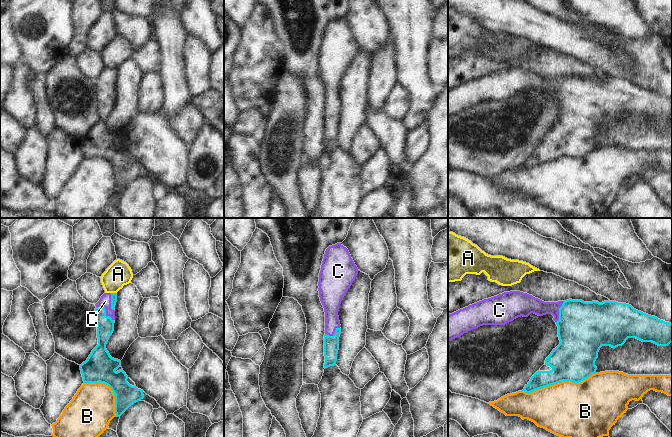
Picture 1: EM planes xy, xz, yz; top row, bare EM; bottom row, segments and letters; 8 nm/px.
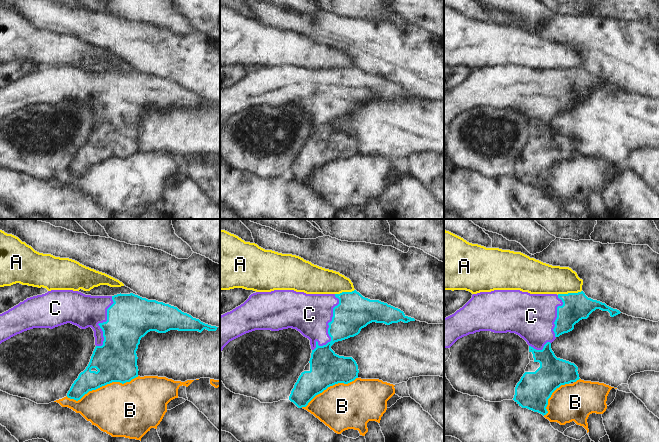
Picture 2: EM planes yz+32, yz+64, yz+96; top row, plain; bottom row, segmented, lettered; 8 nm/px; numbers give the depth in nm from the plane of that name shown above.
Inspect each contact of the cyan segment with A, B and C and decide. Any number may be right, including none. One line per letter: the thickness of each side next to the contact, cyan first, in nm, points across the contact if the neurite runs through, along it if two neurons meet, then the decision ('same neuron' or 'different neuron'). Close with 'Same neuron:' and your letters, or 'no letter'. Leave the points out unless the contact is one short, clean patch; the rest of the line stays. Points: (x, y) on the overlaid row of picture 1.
A: 50 nm thick on the cyan side, 200 nm on the other; border along xy (111, 292), (116, 293); different neuron
B: 340 nm thick on the cyan side, 440 nm on the other; different neuron
C: 140 nm thick on the cyan side, 100 nm on the other; same neuron
Same neuron: C

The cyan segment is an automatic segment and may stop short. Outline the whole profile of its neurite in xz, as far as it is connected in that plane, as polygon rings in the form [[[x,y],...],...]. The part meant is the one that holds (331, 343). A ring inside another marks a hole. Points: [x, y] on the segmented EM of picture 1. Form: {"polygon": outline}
{"polygon": [[[341,243],[326,249],[318,282],[319,297],[325,312],[324,368],[336,364],[341,334],[339,306],[358,271],[348,249]]]}

